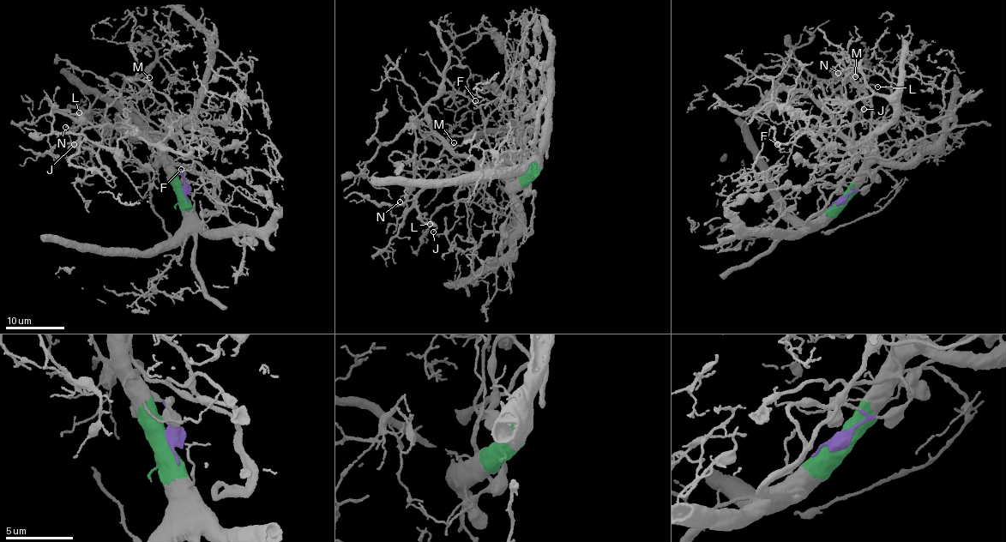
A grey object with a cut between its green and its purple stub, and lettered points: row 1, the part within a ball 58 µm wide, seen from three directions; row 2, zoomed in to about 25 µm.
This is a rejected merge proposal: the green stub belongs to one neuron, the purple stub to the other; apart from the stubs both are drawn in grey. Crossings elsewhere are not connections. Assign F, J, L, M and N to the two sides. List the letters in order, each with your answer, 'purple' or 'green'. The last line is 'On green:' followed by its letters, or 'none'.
F: purple
J: purple
L: purple
M: purple
N: purple
On green: none

